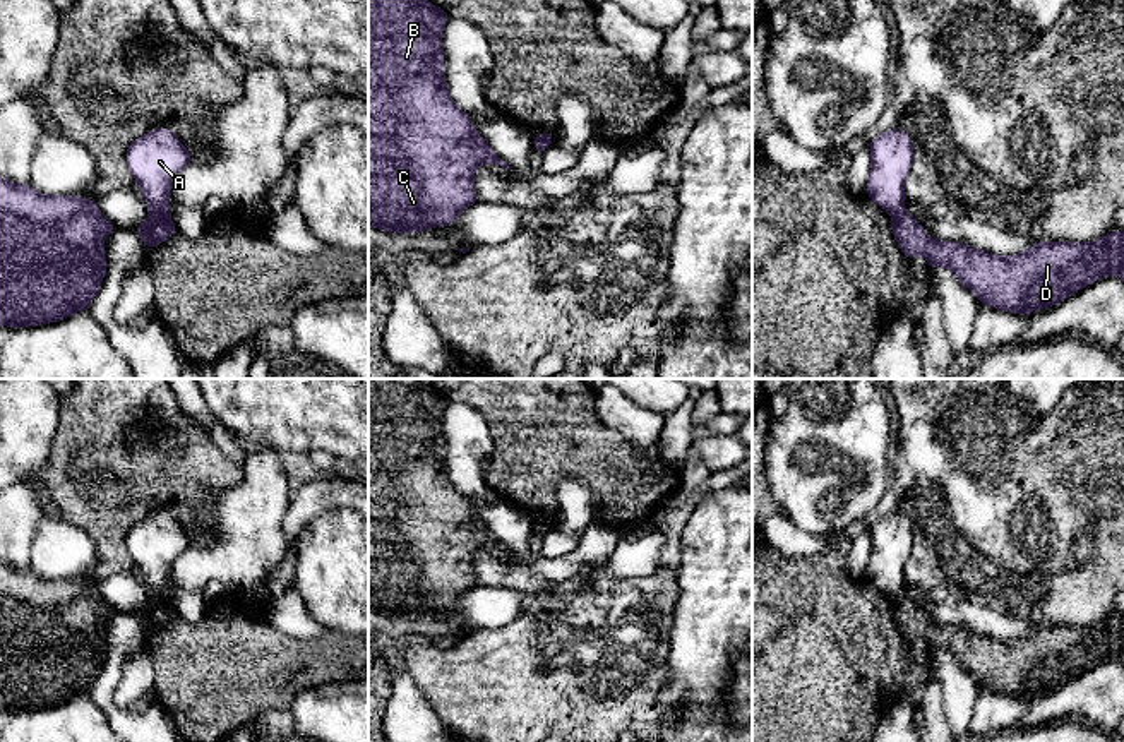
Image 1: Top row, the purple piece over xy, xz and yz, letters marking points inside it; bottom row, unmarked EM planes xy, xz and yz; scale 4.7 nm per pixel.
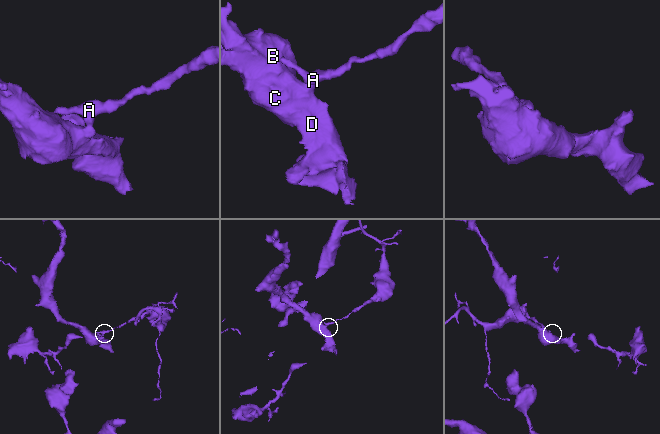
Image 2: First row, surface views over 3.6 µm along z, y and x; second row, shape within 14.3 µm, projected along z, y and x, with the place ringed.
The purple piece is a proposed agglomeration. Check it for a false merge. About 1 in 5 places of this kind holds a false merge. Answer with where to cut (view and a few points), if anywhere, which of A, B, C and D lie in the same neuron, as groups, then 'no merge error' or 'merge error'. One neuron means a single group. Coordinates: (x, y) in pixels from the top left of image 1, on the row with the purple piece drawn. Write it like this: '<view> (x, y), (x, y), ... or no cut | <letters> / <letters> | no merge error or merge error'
xy (149, 209), (168, 213) | A / B C D | merge error

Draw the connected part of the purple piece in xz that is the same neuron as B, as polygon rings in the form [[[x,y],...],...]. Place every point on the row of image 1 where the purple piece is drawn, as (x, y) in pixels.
[[[368,0],[368,224],[389,233],[418,233],[454,224],[463,209],[480,202],[473,187],[473,177],[480,165],[492,163],[511,170],[475,130],[468,113],[459,110],[449,96],[442,51],[442,31],[447,21],[449,14],[428,0]]]

